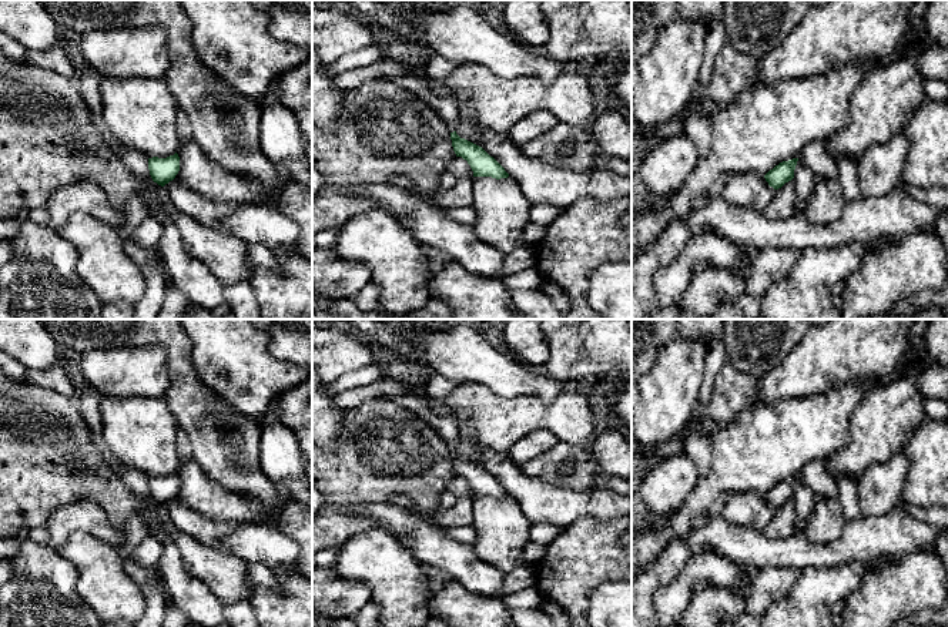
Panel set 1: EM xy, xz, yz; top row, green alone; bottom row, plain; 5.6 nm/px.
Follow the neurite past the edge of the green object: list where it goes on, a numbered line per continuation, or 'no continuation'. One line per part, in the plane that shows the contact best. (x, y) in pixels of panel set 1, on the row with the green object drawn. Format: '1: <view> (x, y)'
1: xz (446, 109)

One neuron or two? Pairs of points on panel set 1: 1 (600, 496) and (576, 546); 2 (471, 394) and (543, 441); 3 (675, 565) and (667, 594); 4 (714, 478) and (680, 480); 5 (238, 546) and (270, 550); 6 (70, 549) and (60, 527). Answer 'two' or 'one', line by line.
1: two
2: two
3: two
4: two
5: one
6: two

